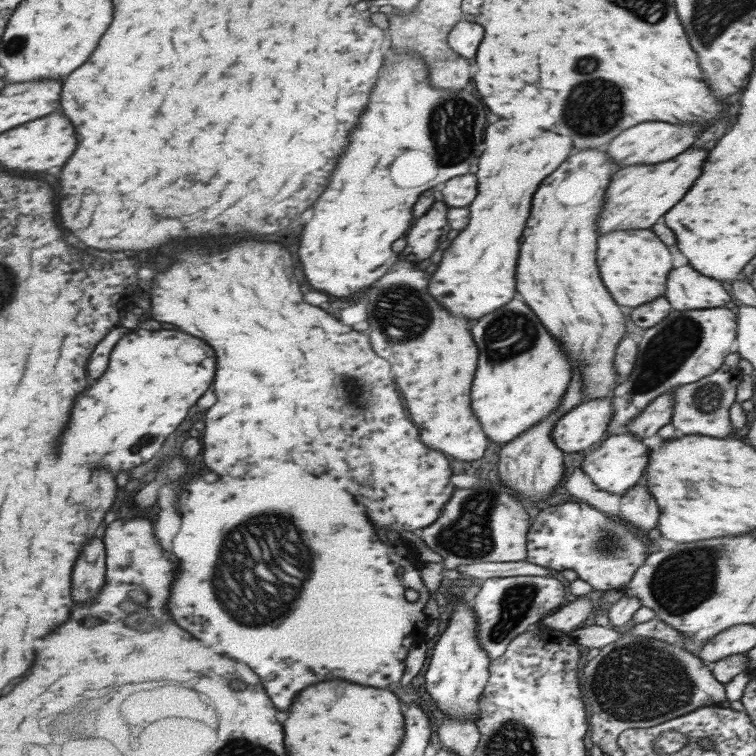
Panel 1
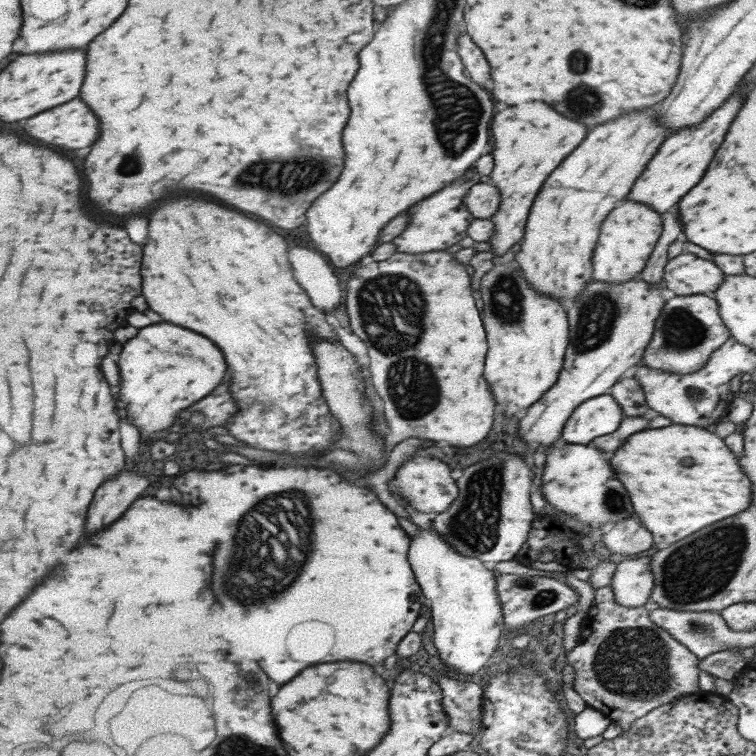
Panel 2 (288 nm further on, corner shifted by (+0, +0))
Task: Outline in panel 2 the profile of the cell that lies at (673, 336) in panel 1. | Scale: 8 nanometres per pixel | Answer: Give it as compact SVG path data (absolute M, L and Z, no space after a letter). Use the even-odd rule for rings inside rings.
M675 296L665 302L665 306L659 312L659 318L655 320L655 330L651 336L651 342L643 350L641 364L643 368L661 370L667 374L693 374L701 370L711 352L715 352L719 346L723 346L731 338L727 326L723 324L719 316L719 304L713 296Z

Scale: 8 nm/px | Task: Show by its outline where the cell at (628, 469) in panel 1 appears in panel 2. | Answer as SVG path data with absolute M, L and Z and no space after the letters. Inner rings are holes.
M563 438L551 444L549 454L545 458L543 478L541 478L541 492L545 500L555 506L557 510L575 516L577 520L589 524L591 528L601 526L601 522L619 522L627 518L633 510L627 498L625 488L613 476L609 468L609 454L597 450L595 446L575 446L567 444Z

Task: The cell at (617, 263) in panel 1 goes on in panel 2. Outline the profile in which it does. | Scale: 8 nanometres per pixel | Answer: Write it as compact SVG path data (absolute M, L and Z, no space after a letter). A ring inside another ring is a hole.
M619 202L611 214L603 220L599 238L593 250L593 282L605 282L605 284L625 284L639 280L639 274L643 272L657 238L661 234L661 220L655 210L651 210L645 204L639 202Z

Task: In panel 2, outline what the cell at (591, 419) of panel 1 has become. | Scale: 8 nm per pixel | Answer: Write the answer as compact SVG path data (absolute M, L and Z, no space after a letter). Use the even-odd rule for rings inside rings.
M607 392L579 404L567 418L561 438L567 444L589 446L601 434L611 434L623 420L621 406Z

